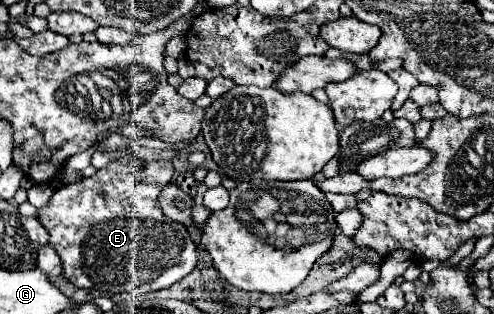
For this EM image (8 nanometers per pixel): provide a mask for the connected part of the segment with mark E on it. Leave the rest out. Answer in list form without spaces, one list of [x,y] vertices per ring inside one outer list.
[[[123,148],[123,156],[117,162],[111,162],[107,168],[101,168],[95,176],[85,178],[79,184],[69,184],[59,188],[53,194],[49,206],[39,210],[37,220],[49,232],[49,244],[61,256],[65,278],[77,286],[97,292],[127,292],[133,296],[149,294],[161,288],[169,288],[171,284],[185,278],[199,262],[197,246],[193,244],[187,228],[181,222],[167,218],[157,206],[157,198],[161,190],[173,178],[171,162],[147,162],[147,168],[141,170],[135,166],[135,154]]]

